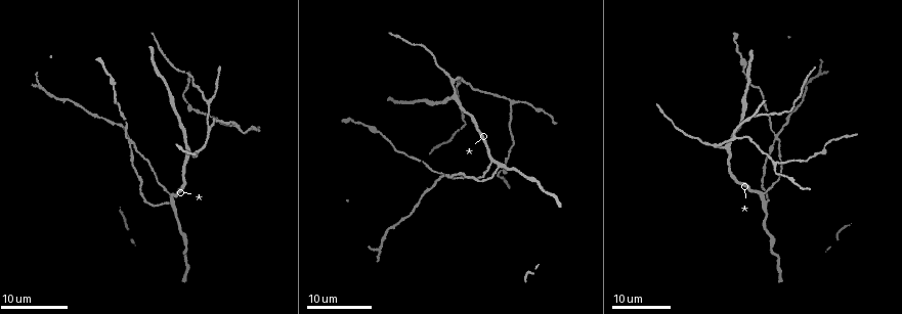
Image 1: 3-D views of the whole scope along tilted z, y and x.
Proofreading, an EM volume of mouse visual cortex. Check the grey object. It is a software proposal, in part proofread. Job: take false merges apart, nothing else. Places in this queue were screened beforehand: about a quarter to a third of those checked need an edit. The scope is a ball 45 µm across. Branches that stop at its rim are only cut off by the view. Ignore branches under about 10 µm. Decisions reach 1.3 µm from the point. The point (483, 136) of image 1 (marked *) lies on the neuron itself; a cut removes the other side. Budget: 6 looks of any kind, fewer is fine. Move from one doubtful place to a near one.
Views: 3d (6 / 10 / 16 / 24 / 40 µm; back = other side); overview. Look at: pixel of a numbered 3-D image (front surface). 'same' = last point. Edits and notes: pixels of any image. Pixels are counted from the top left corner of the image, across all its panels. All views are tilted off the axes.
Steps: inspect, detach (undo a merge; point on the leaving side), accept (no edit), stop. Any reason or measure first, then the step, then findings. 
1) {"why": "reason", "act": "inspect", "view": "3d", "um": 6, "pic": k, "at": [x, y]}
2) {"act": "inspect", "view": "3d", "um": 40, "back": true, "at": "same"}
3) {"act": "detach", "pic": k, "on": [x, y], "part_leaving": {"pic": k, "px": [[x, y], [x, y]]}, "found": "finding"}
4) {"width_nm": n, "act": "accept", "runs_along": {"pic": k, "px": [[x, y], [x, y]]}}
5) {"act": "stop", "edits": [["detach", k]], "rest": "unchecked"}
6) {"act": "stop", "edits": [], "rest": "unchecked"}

{"act": "inspect", "view": "3d", "um": 24, "pic": 1, "at": [456, 91]}

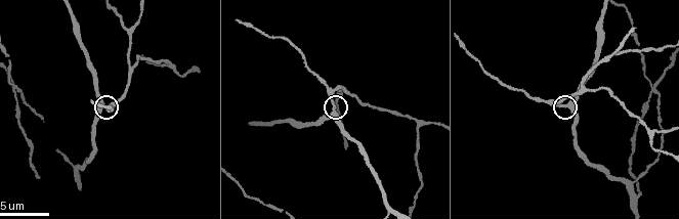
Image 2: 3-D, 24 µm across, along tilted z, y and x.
{"act": "inspect", "view": "3d", "um": 6, "pic": 2, "at": [563, 106]}

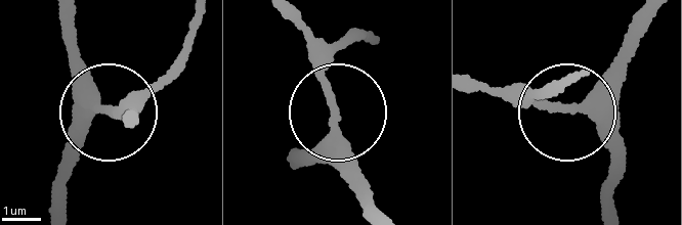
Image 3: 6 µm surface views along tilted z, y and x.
{"act": "accept", "runs_along": {"pic": 3, "px": [[377, 209], [343, 174], [342, 117], [296, 168]]}, "found": "continuous, no second neuron"}

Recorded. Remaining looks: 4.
{"why": "a fork", "act": "inspect", "view": "3d", "um": 10, "pic": 2, "at": [582, 87]}

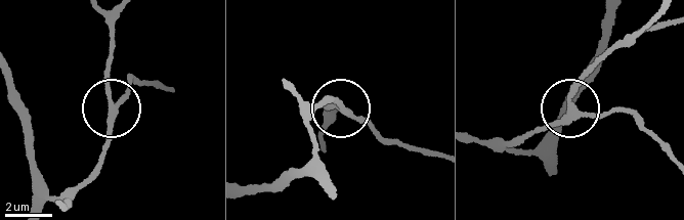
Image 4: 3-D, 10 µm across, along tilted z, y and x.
{"arms": 3, "act": "accept", "found": "continuous, no second neuron"}

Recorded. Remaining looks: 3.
{"why": "four arms meet", "act": "inspect", "view": "3d", "um": 16, "pic": 2, "at": [653, 89]}

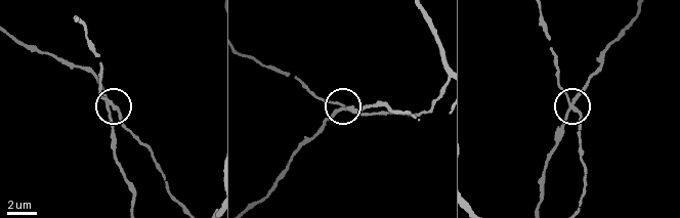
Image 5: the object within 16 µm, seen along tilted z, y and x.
{"width_nm": 170, "act": "accept", "found": "continuous, no second neuron"}

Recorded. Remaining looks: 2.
{"act": "stop", "edits": [], "rest": "unchecked"}

